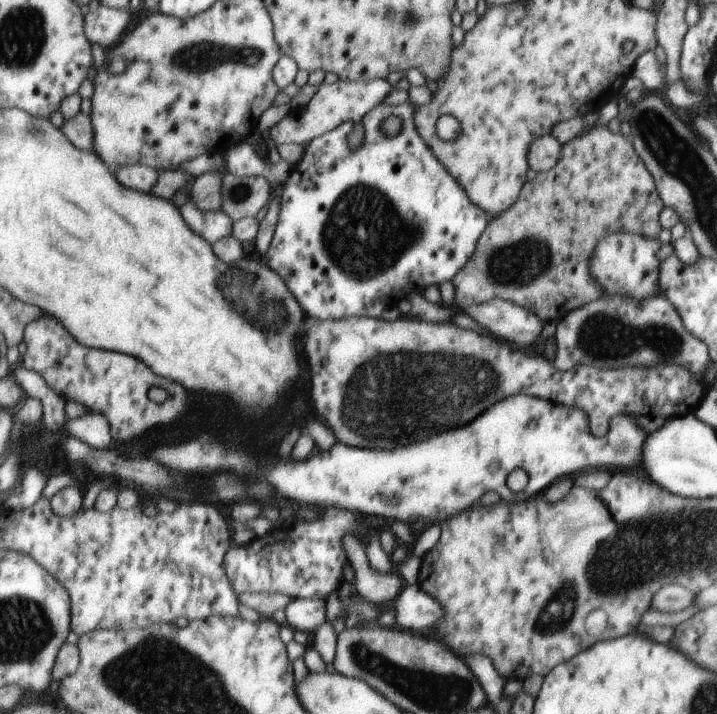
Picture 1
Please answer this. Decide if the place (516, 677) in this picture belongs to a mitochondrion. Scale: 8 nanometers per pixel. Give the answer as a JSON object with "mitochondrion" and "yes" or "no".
{"mitochondrion":"no"}

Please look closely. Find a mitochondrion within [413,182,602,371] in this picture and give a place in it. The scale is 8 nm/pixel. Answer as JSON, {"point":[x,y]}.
{"point":[522,261]}

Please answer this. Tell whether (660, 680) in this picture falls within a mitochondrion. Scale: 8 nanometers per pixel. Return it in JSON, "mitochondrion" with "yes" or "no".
{"mitochondrion":"no"}

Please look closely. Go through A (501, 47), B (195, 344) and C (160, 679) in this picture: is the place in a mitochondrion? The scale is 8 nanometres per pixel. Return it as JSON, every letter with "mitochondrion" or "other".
{"A":"other","B":"other","C":"mitochondrion"}

